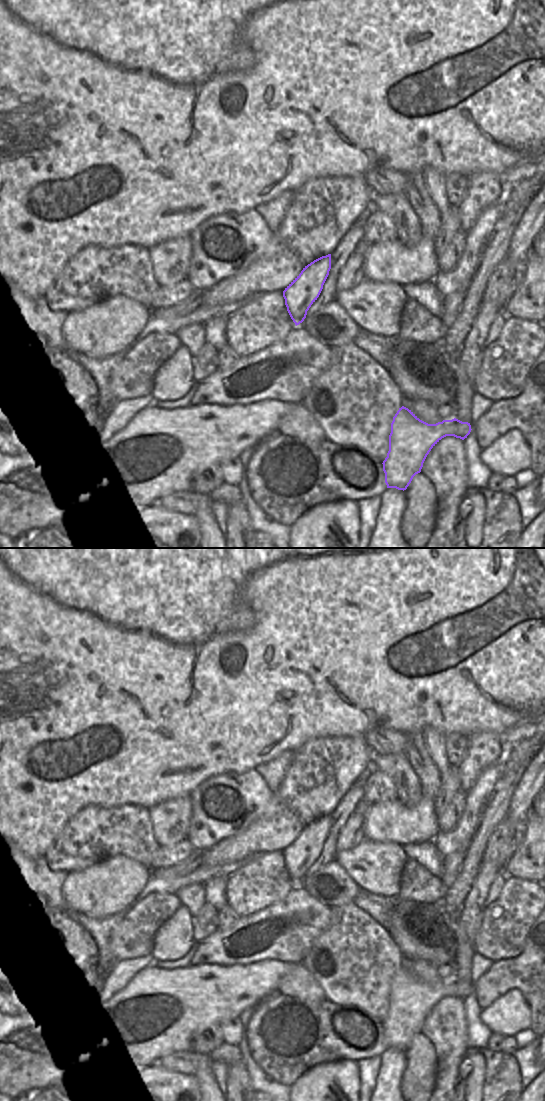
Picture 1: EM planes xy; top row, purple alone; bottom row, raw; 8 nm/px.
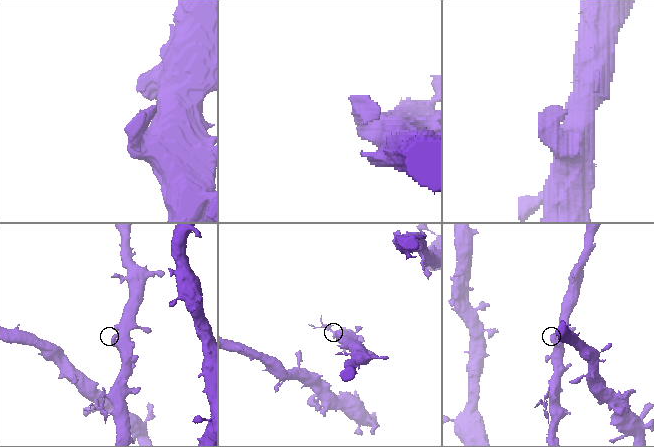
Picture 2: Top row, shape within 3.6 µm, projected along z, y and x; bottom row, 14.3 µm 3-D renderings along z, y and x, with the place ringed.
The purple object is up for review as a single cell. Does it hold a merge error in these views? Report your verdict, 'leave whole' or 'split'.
leave whole

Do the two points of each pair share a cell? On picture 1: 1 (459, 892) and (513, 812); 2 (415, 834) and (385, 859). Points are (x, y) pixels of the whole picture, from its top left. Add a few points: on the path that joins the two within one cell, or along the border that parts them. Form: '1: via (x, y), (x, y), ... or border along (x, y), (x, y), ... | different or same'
1: border along (504, 816), (505, 819) | different
2: border along (377, 841), (391, 841), (401, 847) | different

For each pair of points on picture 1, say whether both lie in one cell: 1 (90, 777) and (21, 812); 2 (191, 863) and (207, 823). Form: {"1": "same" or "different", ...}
{"1": "same", "2": "different"}

